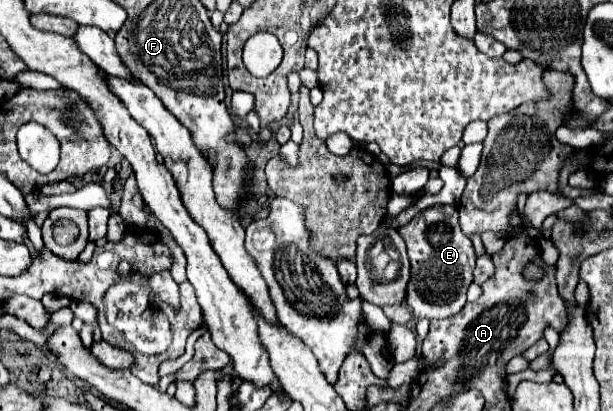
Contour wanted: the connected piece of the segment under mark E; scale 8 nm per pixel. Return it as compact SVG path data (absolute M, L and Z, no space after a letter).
M432 205L418 213L408 225L400 229L406 241L408 257L412 263L412 277L408 283L406 303L414 317L422 319L446 319L456 315L466 303L466 291L472 283L474 271L474 247L472 241L460 231L458 209L454 205Z

